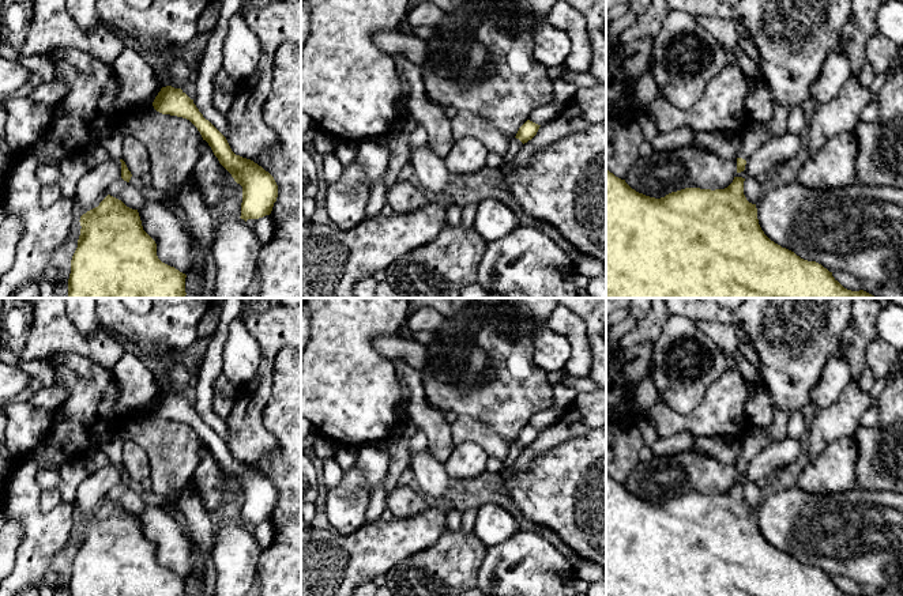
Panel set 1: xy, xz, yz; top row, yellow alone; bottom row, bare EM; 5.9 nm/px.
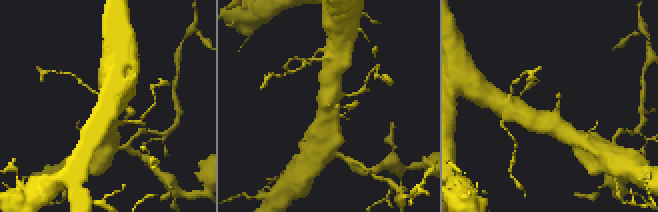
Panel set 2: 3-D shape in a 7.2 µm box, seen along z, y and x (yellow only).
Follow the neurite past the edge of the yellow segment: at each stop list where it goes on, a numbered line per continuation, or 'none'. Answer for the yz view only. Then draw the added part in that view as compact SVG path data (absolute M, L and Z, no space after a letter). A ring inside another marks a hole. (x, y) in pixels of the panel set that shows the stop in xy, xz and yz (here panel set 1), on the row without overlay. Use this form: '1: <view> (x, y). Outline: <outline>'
1: yz (759, 438). Outline: M756 426L750 433L742 435L742 441L744 450L740 463L745 465L748 465L759 452L774 444L770 438L767 427Z

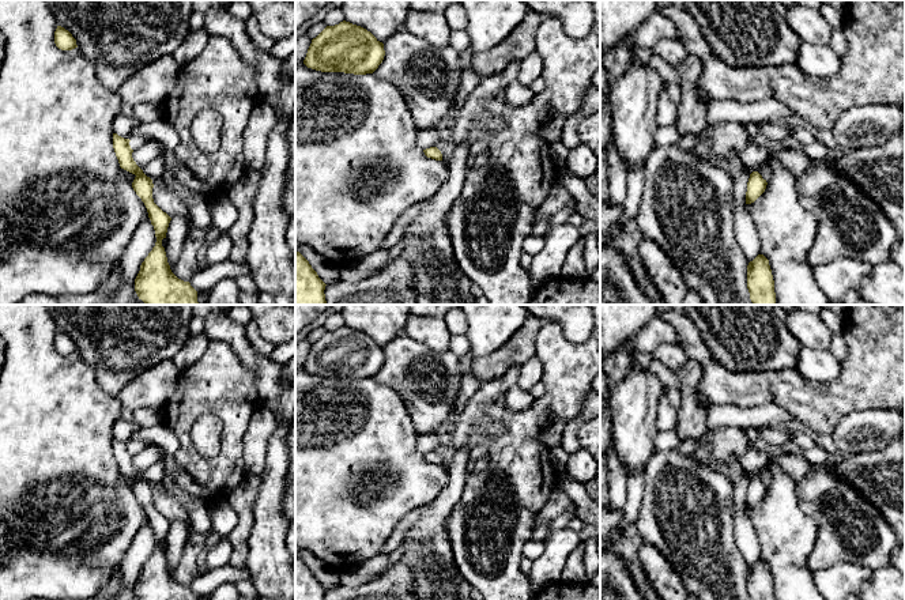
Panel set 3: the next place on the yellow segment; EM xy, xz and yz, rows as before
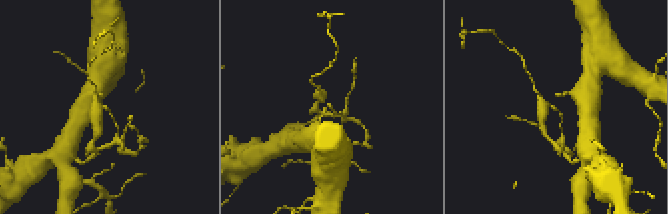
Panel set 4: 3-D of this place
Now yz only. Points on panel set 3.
none

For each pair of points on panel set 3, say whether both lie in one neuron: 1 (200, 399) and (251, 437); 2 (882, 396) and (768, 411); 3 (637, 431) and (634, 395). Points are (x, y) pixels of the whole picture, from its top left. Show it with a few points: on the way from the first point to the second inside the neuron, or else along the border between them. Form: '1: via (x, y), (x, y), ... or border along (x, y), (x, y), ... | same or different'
1: border along (259, 404), (244, 436), (242, 461), (245, 465) | different
2: border along (751, 407), (775, 403), (794, 418) | different
3: via (634, 422), (634, 404) | same

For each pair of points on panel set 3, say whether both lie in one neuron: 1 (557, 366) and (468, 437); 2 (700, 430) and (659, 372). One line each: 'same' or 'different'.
1: same
2: different

